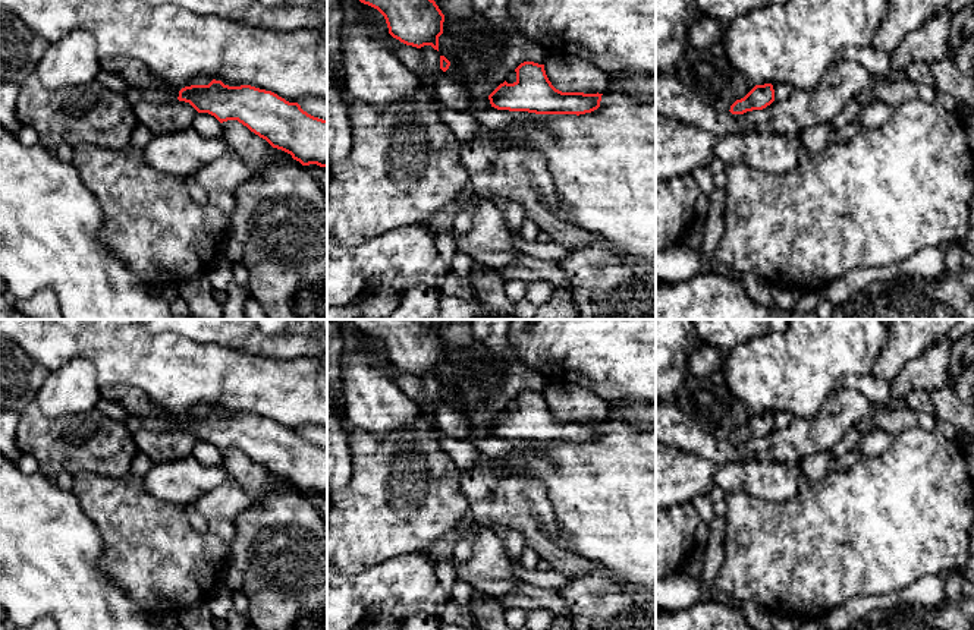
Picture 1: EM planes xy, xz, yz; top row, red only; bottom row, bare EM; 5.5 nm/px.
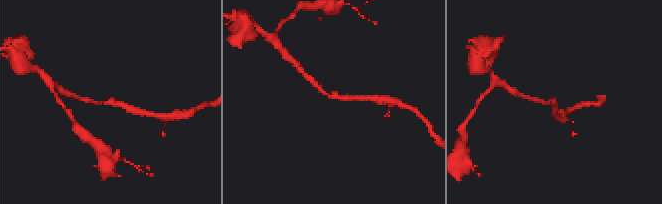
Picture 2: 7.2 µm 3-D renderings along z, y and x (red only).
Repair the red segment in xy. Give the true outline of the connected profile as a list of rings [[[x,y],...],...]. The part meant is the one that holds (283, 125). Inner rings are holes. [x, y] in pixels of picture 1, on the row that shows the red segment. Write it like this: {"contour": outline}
{"contour": [[[216,79],[208,85],[182,88],[177,100],[189,103],[198,113],[214,116],[220,123],[238,120],[273,148],[290,154],[302,166],[327,167],[327,120],[308,114],[298,103],[289,103],[271,91],[251,85],[229,86]]]}

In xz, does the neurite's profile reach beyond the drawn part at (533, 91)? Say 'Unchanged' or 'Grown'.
Unchanged

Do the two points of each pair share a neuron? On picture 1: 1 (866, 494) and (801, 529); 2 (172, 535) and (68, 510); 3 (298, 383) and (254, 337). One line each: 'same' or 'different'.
1: same
2: different
3: different

